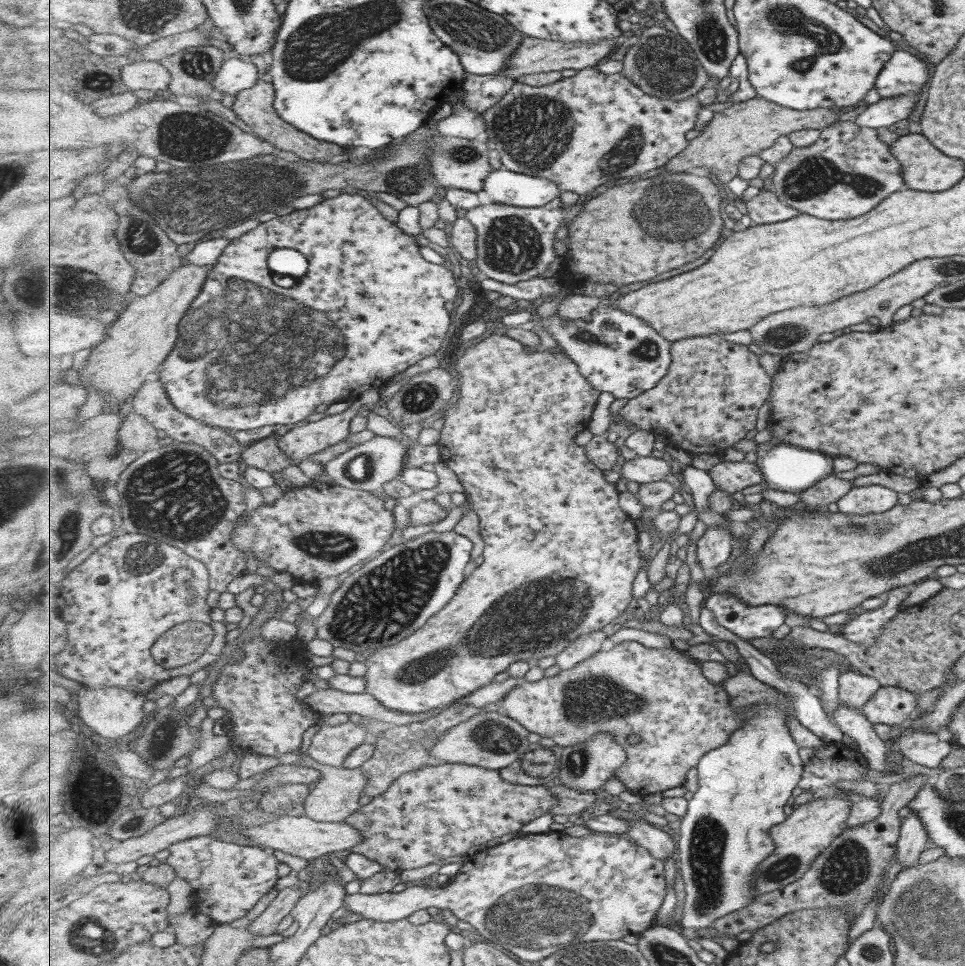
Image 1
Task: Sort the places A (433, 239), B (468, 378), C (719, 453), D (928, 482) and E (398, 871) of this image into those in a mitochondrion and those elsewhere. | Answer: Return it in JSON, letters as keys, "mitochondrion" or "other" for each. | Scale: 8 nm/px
{"A":"other","B":"other","C":"other","D":"other","E":"other"}

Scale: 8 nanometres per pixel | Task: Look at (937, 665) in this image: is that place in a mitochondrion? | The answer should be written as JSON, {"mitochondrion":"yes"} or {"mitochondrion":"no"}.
{"mitochondrion":"no"}

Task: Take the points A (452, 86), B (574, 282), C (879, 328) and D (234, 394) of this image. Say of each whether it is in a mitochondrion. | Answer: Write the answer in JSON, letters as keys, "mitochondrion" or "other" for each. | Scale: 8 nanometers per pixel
{"A":"other","B":"other","C":"other","D":"mitochondrion"}

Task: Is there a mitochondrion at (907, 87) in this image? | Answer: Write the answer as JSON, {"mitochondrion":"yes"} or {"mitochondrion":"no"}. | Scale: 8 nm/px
{"mitochondrion":"no"}

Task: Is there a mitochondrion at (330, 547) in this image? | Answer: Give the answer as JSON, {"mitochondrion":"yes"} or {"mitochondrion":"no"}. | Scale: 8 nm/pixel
{"mitochondrion":"yes"}

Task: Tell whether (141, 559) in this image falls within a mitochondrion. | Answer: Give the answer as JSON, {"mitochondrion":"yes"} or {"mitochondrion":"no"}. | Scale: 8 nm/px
{"mitochondrion":"yes"}

